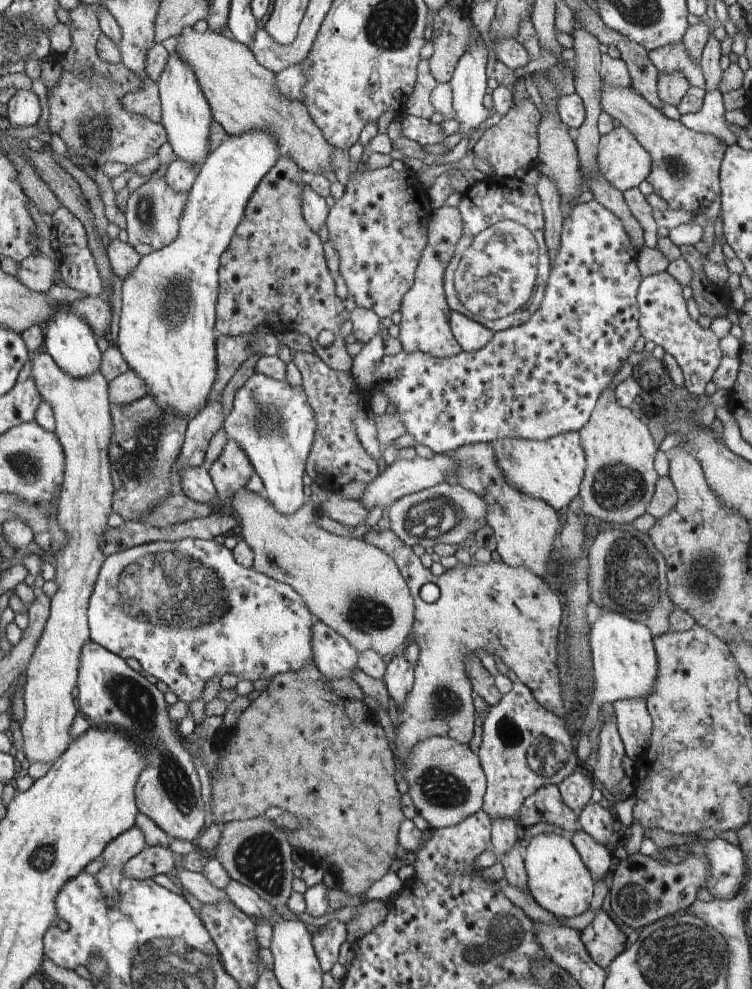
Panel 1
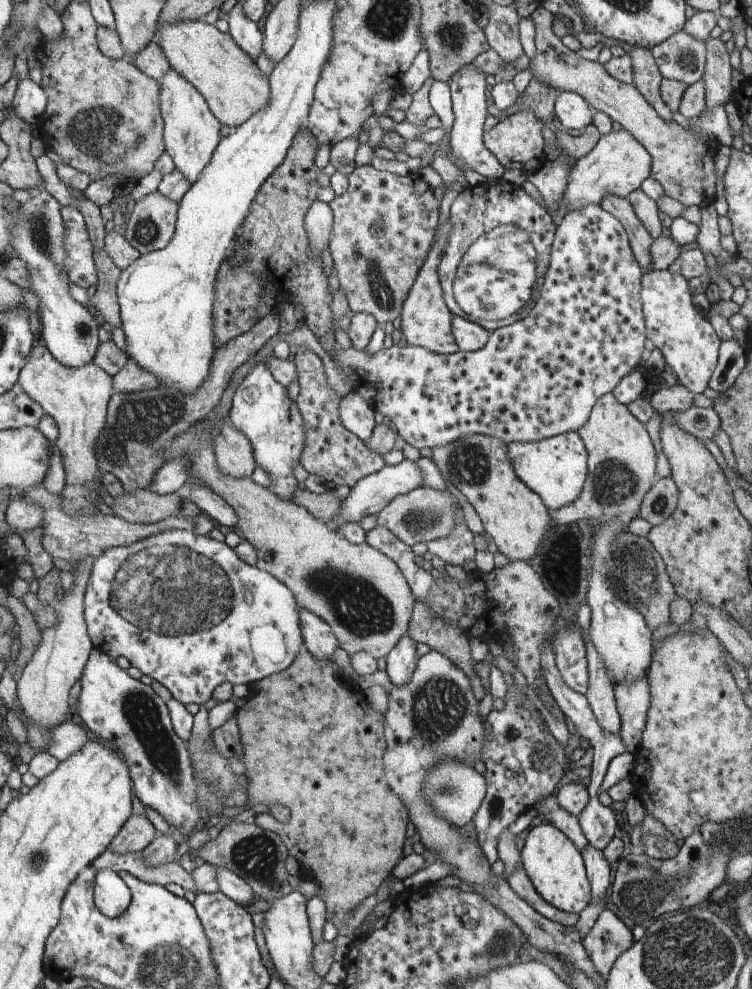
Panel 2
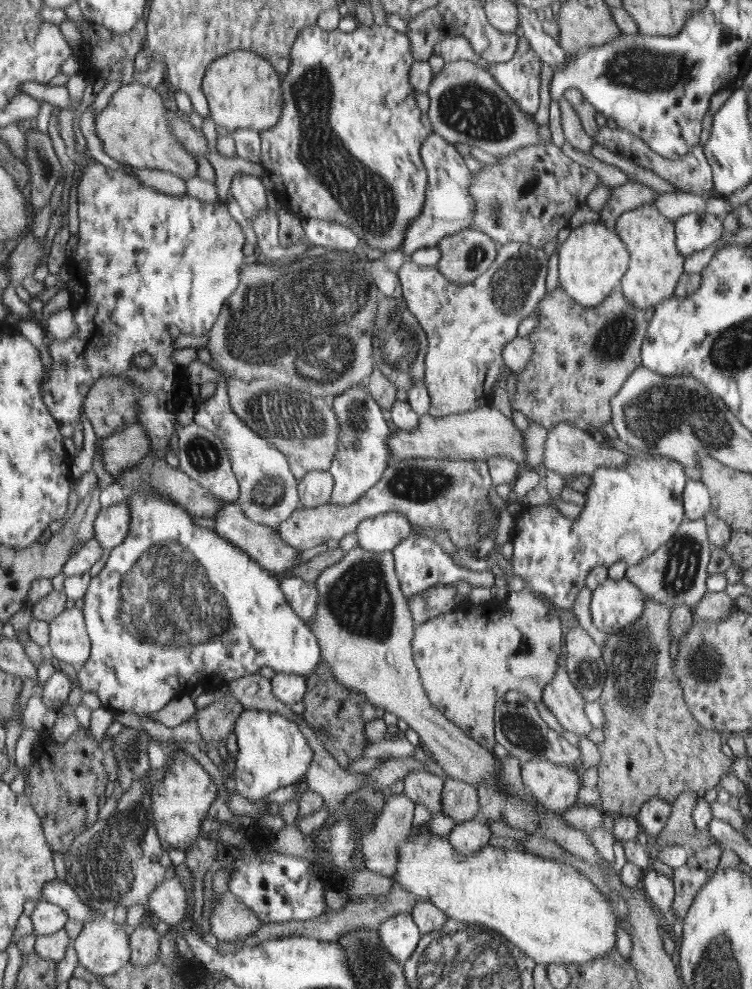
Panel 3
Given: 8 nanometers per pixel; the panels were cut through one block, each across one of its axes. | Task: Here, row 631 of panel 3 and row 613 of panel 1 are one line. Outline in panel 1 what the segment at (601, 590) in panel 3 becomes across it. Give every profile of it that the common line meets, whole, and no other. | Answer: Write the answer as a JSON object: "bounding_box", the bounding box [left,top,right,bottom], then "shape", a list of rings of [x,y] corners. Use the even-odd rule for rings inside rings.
{"bounding_box":[575,607,659,740],"shape":[[[602,607],[602,614],[598,616],[594,624],[591,624],[591,628],[589,644],[595,682],[591,703],[587,707],[587,715],[579,735],[575,737],[576,740],[594,728],[600,709],[605,702],[647,699],[655,689],[656,678],[659,677],[659,660],[655,651],[654,635],[641,621]]]}

